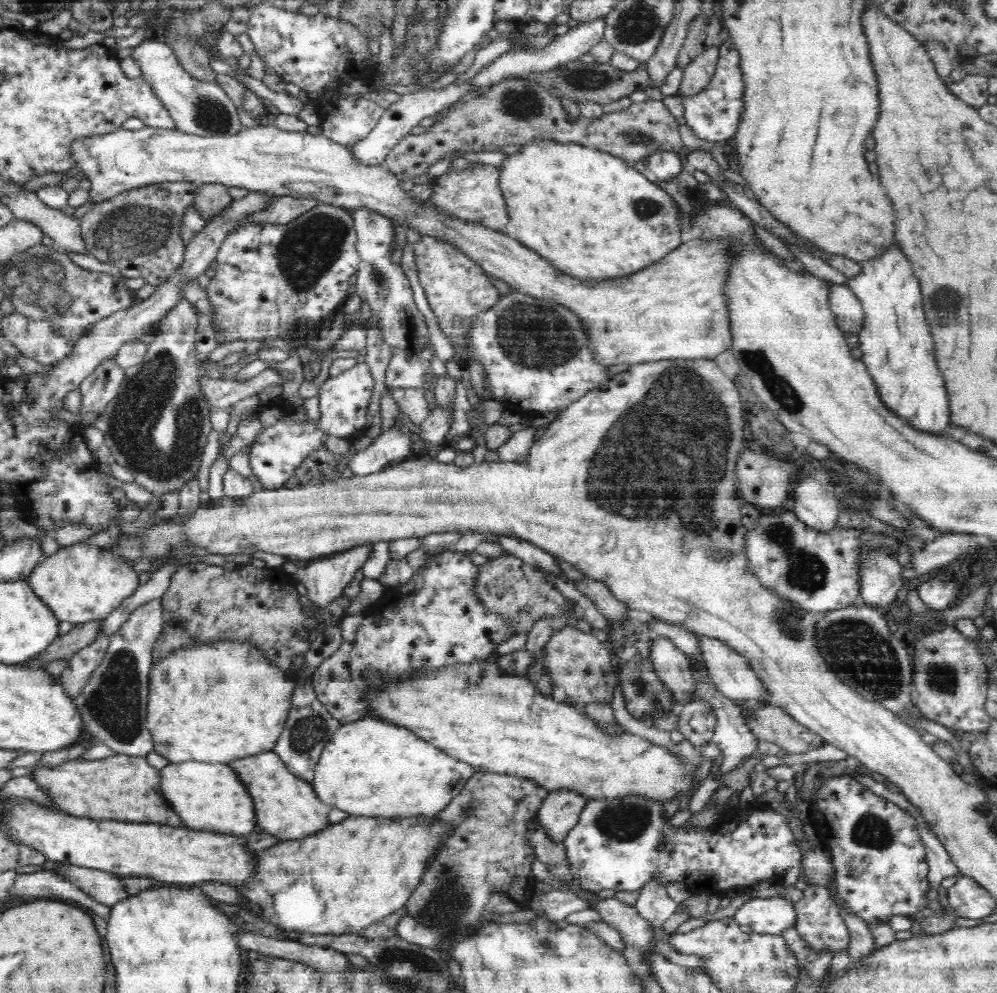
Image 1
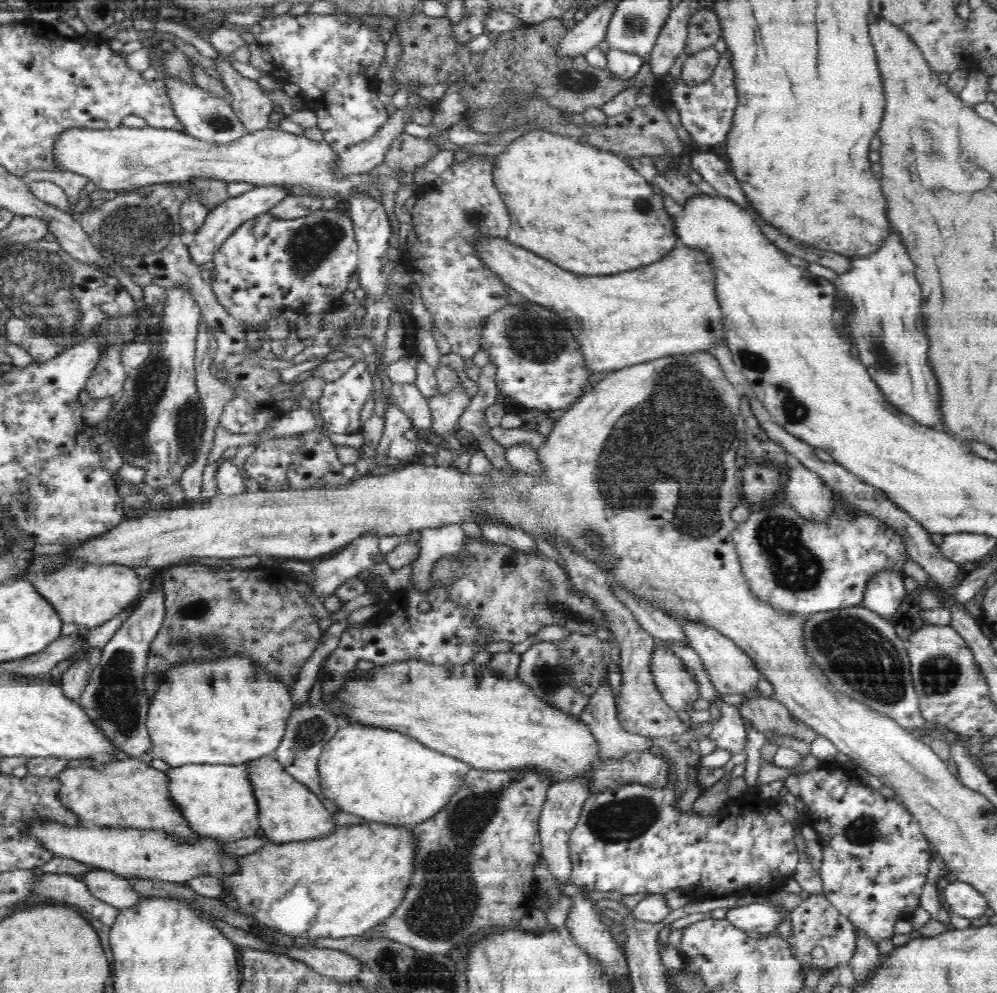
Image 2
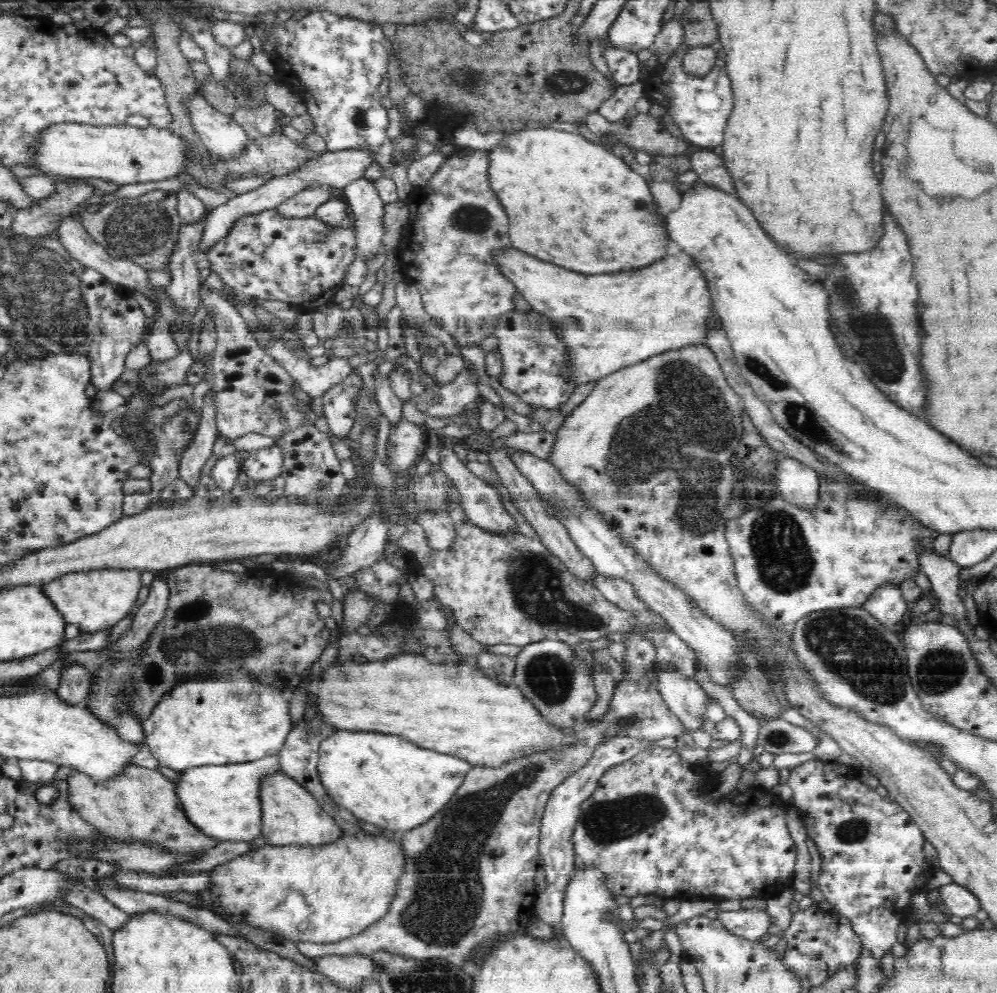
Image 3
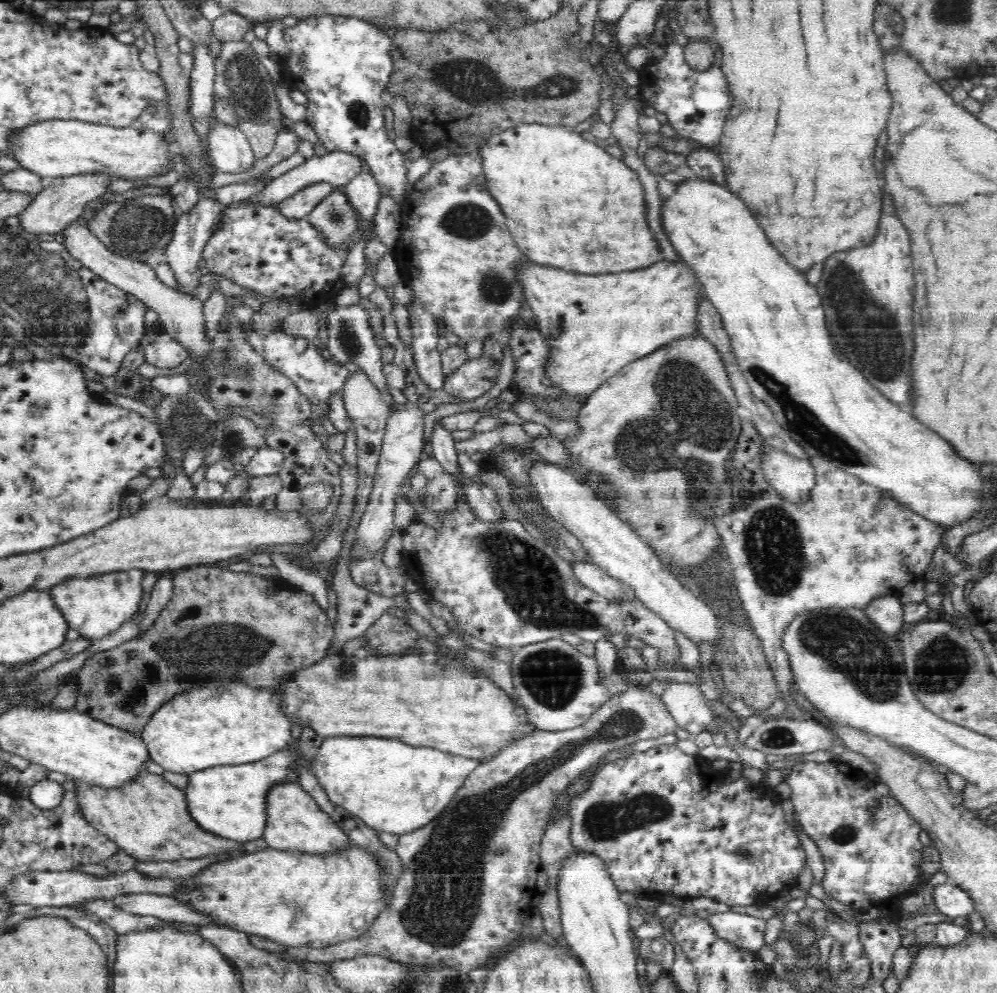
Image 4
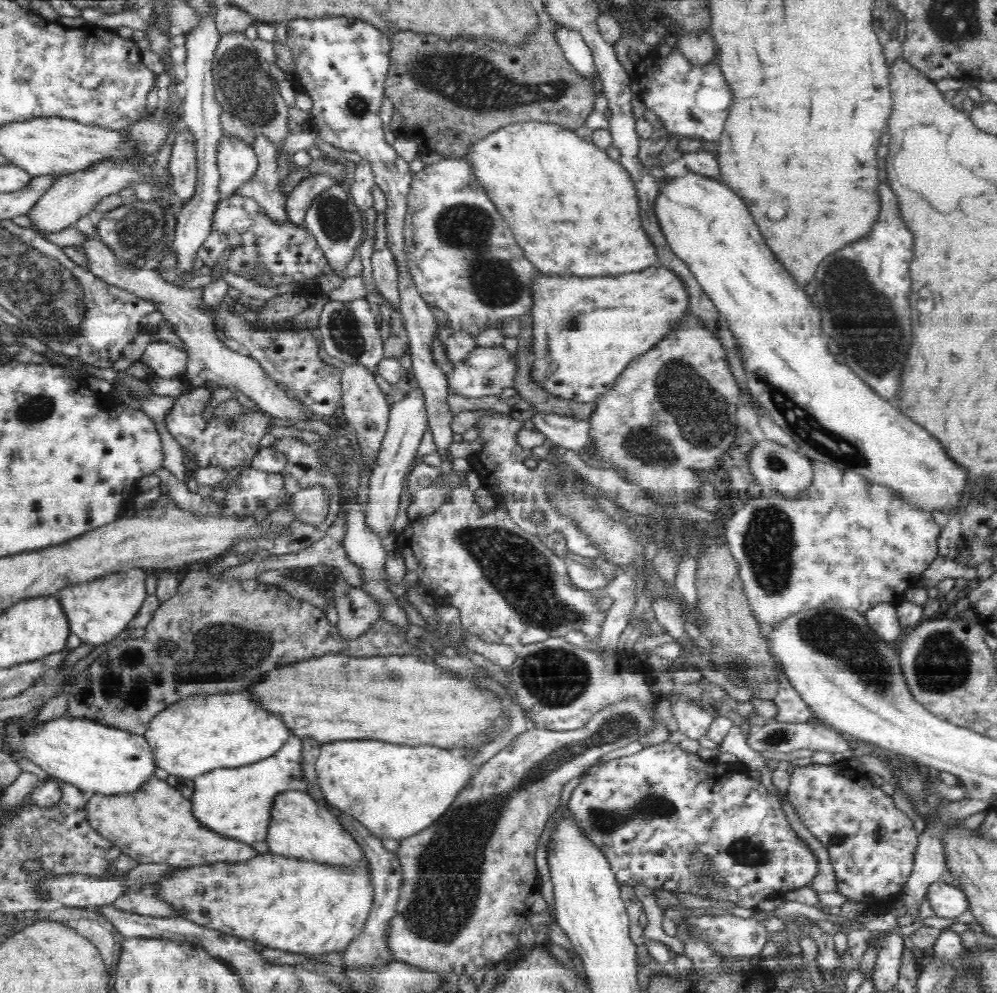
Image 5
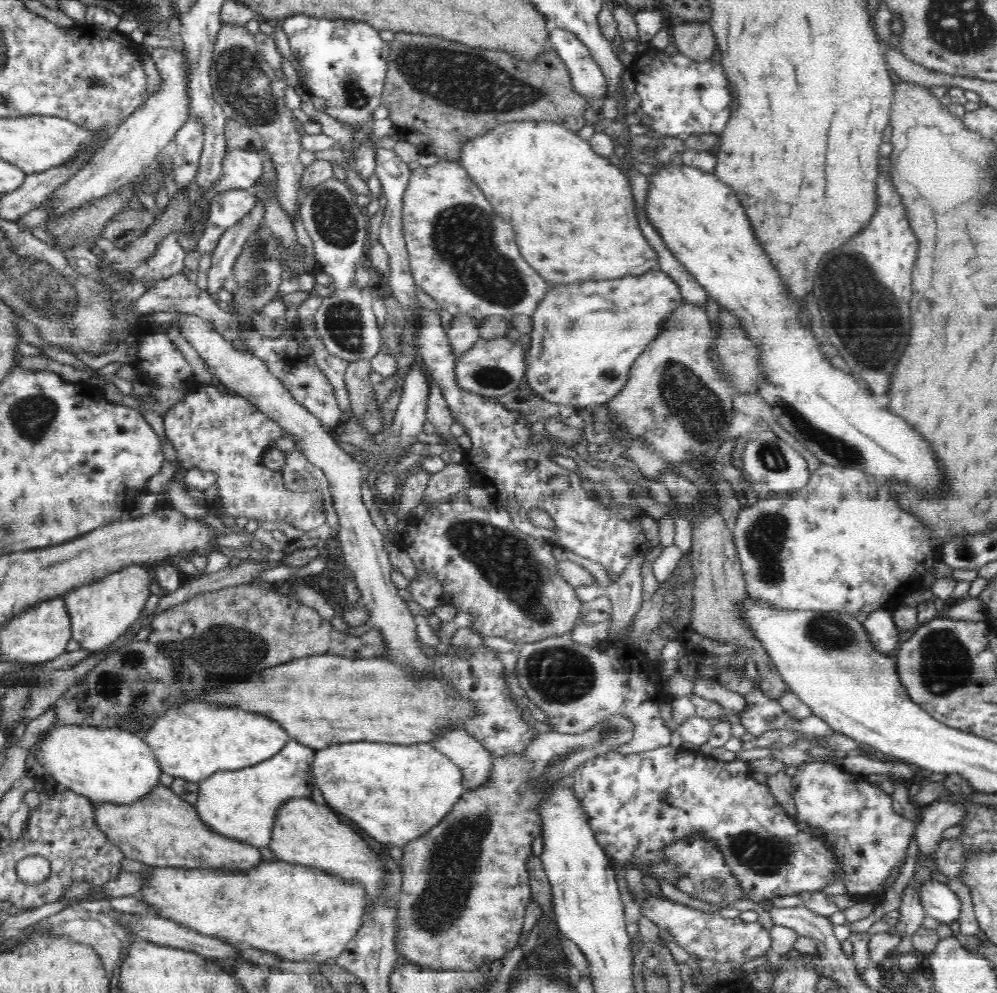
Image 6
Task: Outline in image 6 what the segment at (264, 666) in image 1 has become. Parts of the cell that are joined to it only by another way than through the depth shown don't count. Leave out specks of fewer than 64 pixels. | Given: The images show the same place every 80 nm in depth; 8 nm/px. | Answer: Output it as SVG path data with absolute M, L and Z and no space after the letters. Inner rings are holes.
M202 699L189 700L164 711L143 737L162 772L190 782L204 780L214 772L234 771L264 762L290 741L283 725L263 713Z

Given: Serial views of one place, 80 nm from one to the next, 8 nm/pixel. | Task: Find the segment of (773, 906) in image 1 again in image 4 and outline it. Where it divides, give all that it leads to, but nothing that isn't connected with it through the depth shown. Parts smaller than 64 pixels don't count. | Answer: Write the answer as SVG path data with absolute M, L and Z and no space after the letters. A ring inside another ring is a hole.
M722 912L709 914L705 921L718 938L736 948L743 948L750 952L758 952L764 946L764 919L738 914L738 912Z

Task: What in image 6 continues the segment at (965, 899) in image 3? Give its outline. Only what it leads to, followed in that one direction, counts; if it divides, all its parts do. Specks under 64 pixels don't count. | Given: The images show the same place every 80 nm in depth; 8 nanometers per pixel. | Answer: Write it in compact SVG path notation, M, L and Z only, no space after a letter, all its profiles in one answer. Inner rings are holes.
M930 881L919 888L918 895L928 917L948 924L959 918L962 905L948 885Z

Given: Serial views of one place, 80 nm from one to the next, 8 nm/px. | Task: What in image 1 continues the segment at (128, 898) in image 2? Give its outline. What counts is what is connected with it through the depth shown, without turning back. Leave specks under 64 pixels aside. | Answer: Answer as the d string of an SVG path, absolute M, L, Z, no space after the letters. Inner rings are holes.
M71 865L55 869L53 874L72 882L93 900L110 907L130 896L119 877L105 871Z

